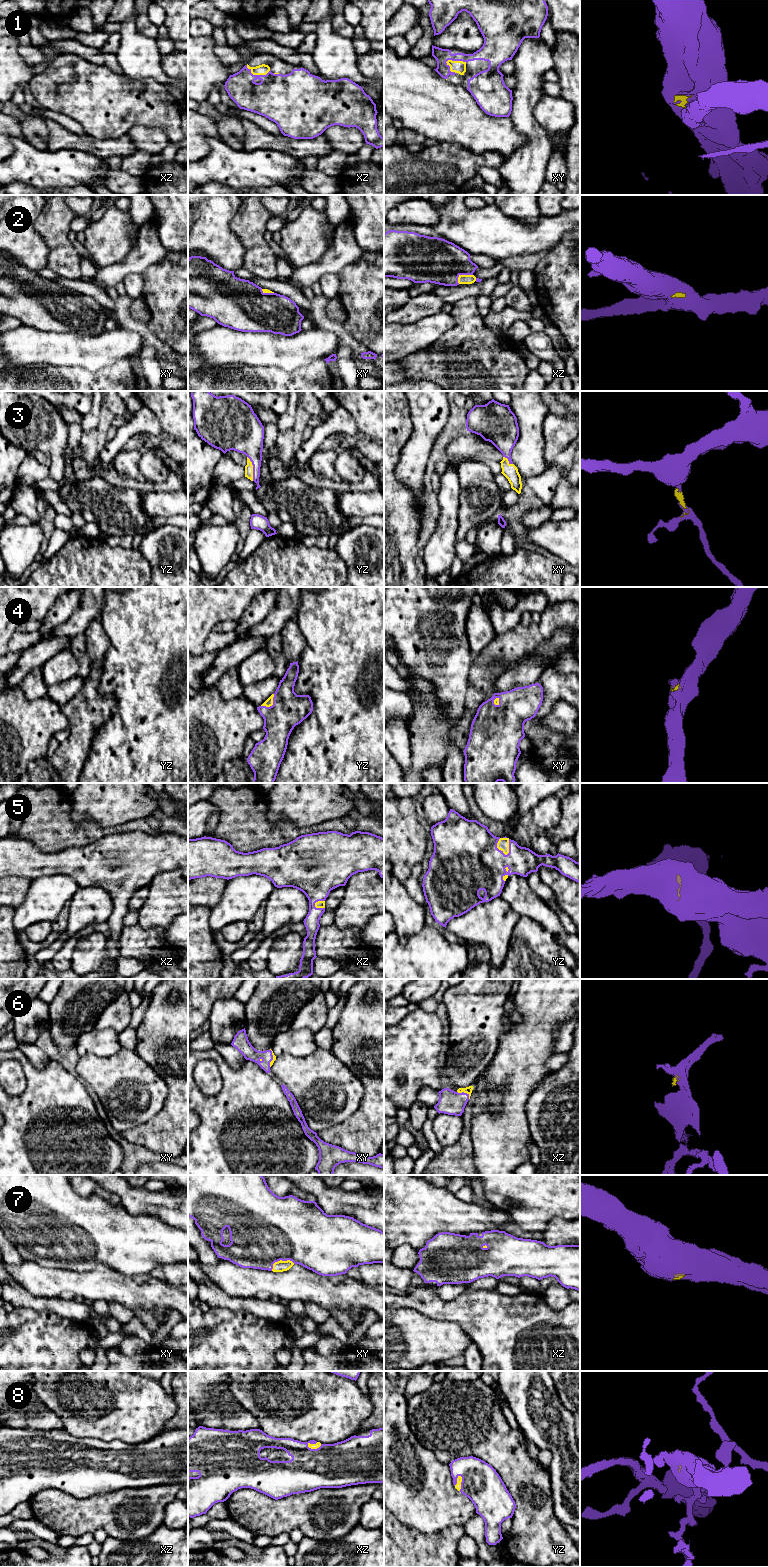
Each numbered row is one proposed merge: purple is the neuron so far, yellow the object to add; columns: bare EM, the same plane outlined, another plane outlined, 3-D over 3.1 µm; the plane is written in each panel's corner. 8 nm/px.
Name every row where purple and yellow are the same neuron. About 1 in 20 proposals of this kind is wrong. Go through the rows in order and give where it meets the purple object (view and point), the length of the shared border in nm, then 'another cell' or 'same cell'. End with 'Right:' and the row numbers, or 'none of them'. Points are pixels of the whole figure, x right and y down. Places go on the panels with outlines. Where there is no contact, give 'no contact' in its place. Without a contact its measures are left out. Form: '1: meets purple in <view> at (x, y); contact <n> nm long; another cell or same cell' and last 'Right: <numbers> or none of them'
1: meets purple in xy at (456, 60); contact 180 nm long; same cell
2: meets purple in xz at (462, 274); contact 140 nm long; same cell
3: meets purple in yz at (253, 468); contact 200 nm long; same cell
4: meets purple in yz at (272, 705); contact 150 nm long; same cell
5: meets purple in yz at (496, 847); contact 160 nm long; same cell
6: meets purple in xz at (463, 1092); contact 120 nm long; same cell
7: meets purple in xy at (280, 1259); contact 200 nm long; same cell
8: meets purple in xz at (314, 1449); contact 120 nm long; same cell
Right: 1, 2, 3, 4, 5, 6, 7, 8

